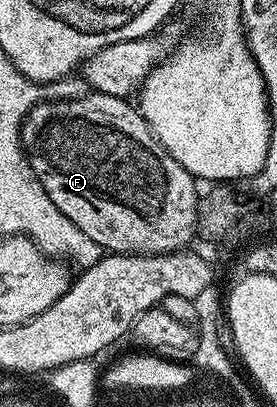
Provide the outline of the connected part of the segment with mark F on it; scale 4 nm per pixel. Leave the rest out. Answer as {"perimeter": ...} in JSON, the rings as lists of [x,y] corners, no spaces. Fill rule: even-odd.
{"perimeter":[[[92,91],[85,96],[70,98],[71,100],[63,100],[67,98],[55,99],[59,100],[48,98],[43,103],[33,106],[33,110],[29,110],[29,114],[23,120],[23,129],[21,130],[23,152],[27,155],[33,174],[37,174],[41,186],[45,186],[45,194],[49,194],[49,198],[53,198],[53,206],[57,206],[57,210],[61,210],[61,214],[65,214],[65,218],[69,218],[69,222],[73,222],[73,226],[77,226],[82,232],[89,234],[89,238],[93,238],[93,242],[97,242],[97,246],[107,254],[163,256],[166,252],[178,252],[186,249],[190,245],[187,243],[193,238],[196,239],[199,222],[201,196],[198,191],[195,193],[196,177],[185,171],[168,154],[166,148],[155,137],[151,127],[147,125],[147,119],[144,118],[138,107],[130,99]]]}

